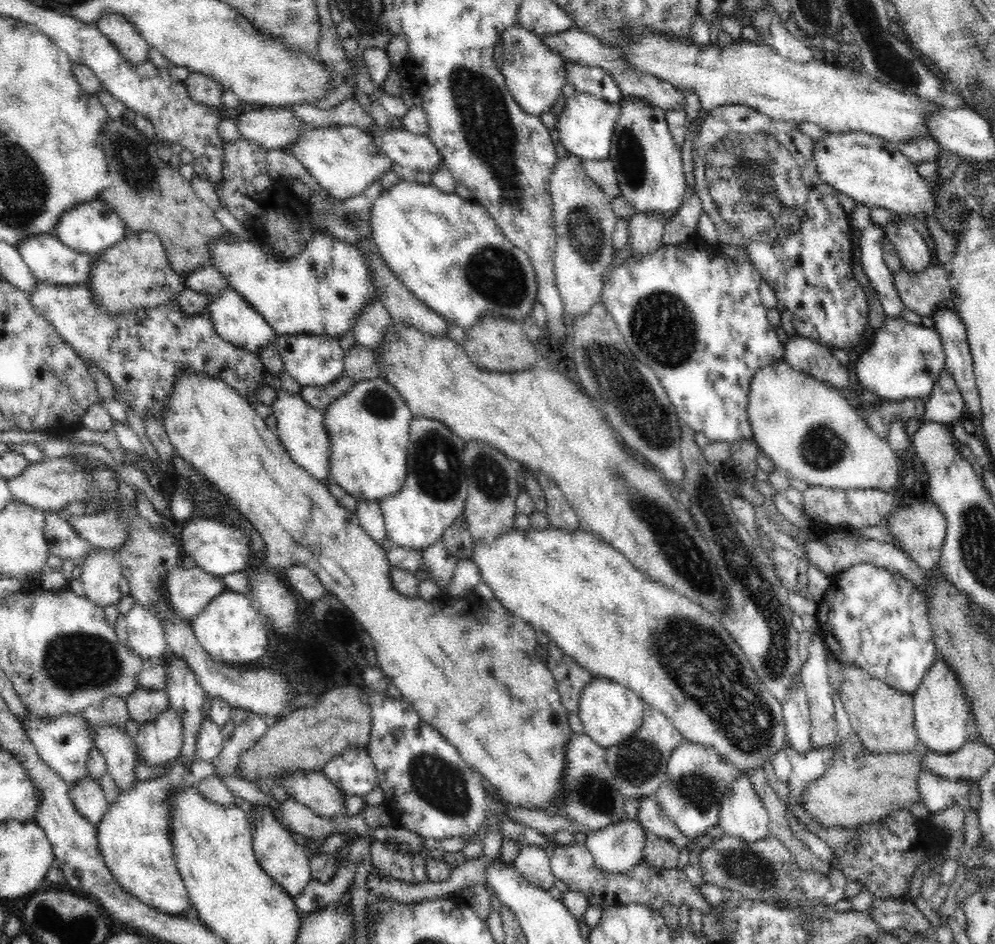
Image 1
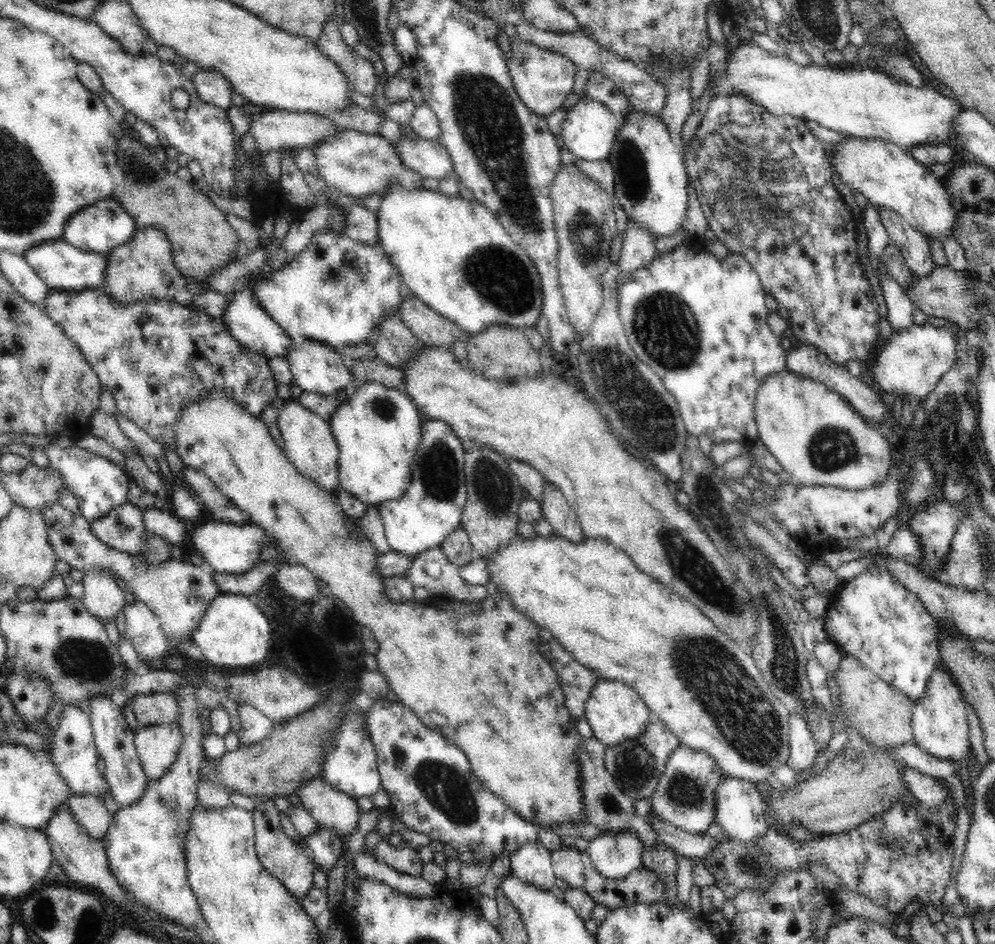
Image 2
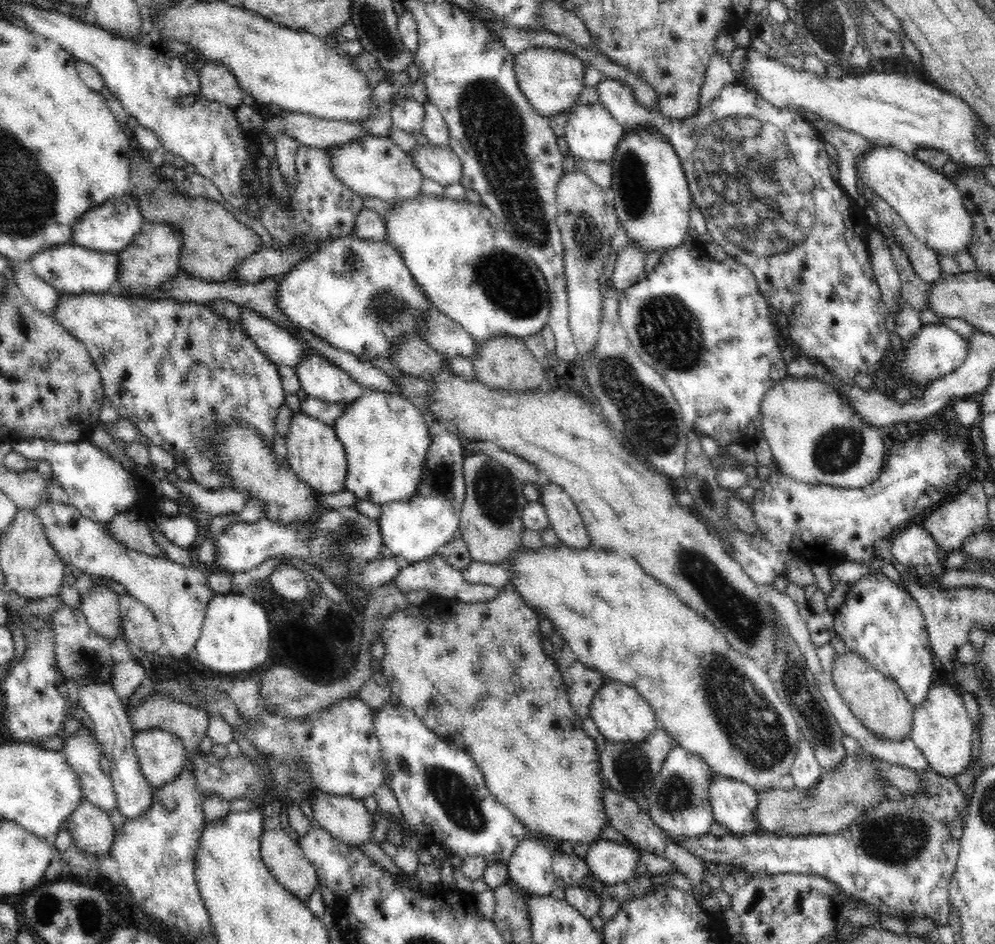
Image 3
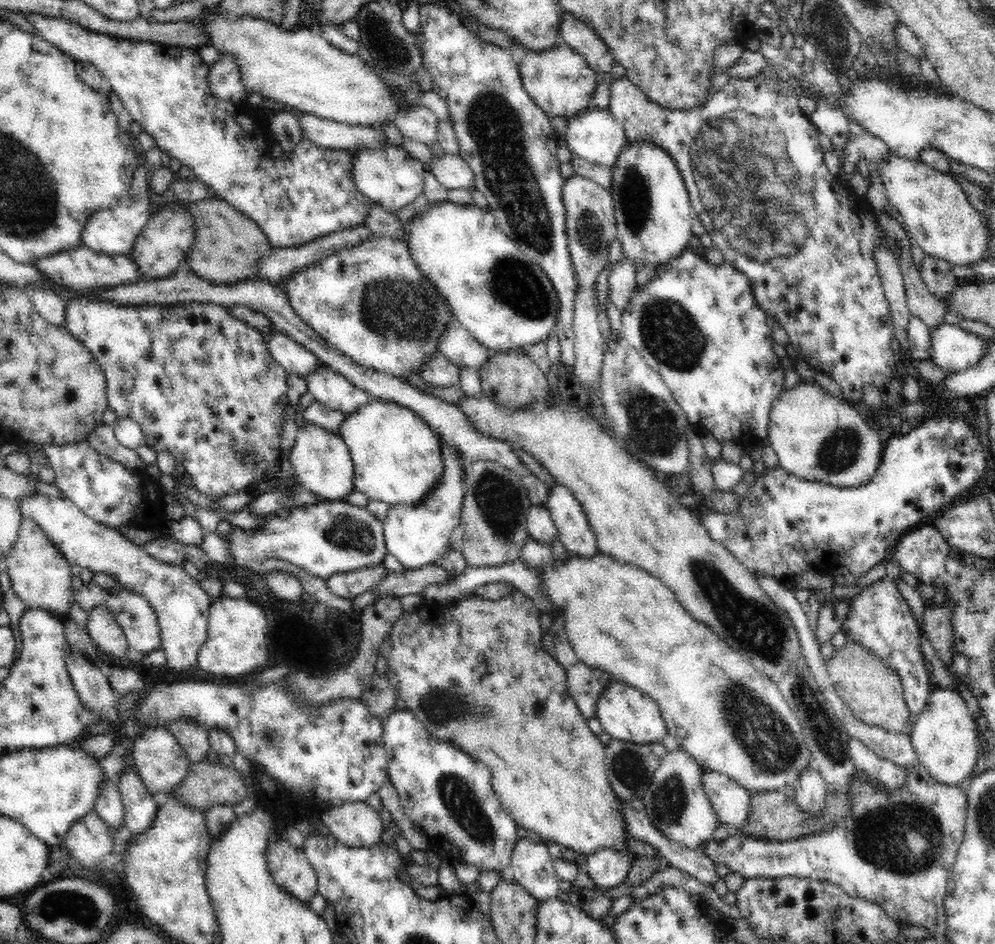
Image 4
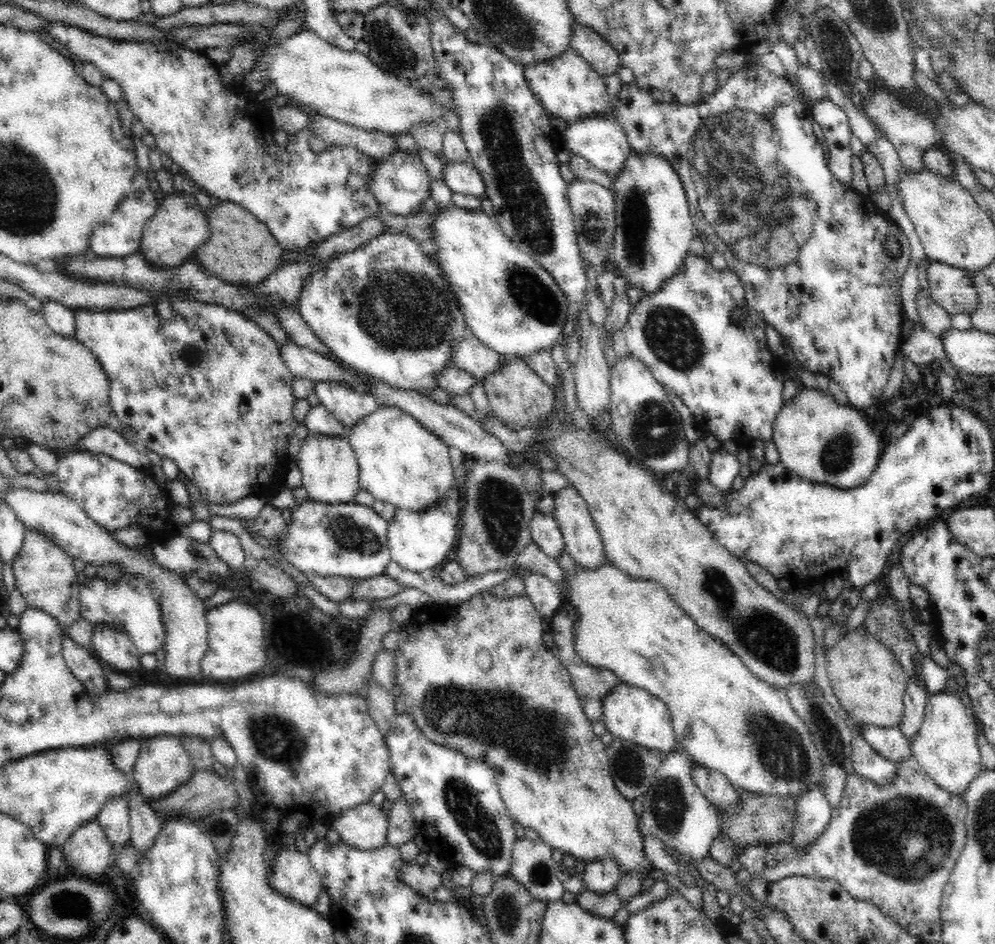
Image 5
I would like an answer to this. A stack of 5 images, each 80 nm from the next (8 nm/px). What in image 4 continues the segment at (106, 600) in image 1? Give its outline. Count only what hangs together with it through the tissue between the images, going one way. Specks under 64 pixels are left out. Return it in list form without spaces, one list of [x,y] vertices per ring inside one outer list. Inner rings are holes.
[[[94,607],[87,615],[86,627],[100,651],[112,658],[126,658],[129,644],[114,615],[110,614],[106,607]]]

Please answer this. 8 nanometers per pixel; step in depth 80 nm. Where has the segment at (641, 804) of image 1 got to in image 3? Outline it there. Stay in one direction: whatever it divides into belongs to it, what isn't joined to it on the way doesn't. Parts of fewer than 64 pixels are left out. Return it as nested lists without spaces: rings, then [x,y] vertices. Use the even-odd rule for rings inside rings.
[[[928,769],[917,772],[917,780],[924,780],[926,792],[918,796],[906,796],[904,800],[880,800],[873,807],[864,811],[840,834],[818,833],[808,836],[776,836],[769,833],[745,835],[745,833],[726,834],[716,837],[711,833],[698,838],[674,839],[694,856],[714,864],[730,866],[733,870],[742,870],[745,874],[754,875],[818,875],[830,882],[839,884],[843,892],[856,899],[866,900],[885,915],[902,918],[908,912],[916,916],[934,918],[936,924],[949,925],[949,908],[946,904],[950,878],[955,871],[959,856],[960,836],[963,835],[962,808],[964,794],[956,786],[953,778],[946,778]]]

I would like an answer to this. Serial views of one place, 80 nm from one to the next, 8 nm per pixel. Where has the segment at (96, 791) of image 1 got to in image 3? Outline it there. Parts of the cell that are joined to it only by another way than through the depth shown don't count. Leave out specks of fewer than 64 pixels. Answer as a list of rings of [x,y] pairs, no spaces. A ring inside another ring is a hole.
[[[88,799],[73,812],[66,824],[73,846],[87,858],[109,855],[115,837],[114,826],[108,813]]]

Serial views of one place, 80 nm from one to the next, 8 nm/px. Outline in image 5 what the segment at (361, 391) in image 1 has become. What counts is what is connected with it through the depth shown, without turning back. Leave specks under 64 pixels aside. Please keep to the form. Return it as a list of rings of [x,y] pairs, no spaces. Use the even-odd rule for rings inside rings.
[[[380,403],[378,410],[370,413],[356,428],[346,429],[345,436],[353,446],[360,467],[361,490],[370,493],[376,500],[403,510],[428,511],[440,507],[445,500],[450,500],[448,494],[452,494],[458,486],[454,468],[448,458],[448,445],[401,408]]]

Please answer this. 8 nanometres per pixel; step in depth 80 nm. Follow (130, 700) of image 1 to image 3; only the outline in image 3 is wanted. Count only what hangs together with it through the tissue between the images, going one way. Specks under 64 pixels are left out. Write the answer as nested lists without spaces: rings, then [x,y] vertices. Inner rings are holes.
[[[158,694],[145,697],[137,707],[129,718],[134,732],[160,728],[178,735],[186,751],[200,752],[199,744],[210,721],[198,708],[171,702],[168,695]]]

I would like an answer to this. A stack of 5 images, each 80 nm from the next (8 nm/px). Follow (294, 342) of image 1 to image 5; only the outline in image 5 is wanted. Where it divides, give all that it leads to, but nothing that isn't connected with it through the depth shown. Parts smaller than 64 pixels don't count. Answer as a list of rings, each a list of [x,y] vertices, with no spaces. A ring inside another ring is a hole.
[[[314,382],[314,394],[335,418],[350,430],[356,428],[370,413],[378,410],[380,401],[368,393],[358,392],[338,382]]]

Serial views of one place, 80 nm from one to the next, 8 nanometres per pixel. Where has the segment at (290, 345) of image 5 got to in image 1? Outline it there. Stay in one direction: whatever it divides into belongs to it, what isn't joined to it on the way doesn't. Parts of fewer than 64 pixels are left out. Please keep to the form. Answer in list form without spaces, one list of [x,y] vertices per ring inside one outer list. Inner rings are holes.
[[[232,287],[213,295],[212,300],[207,304],[204,314],[210,317],[214,327],[226,341],[237,345],[240,348],[256,353],[267,344],[275,346],[276,339],[280,334],[276,334],[270,325],[258,315],[253,306],[250,306],[245,298]]]

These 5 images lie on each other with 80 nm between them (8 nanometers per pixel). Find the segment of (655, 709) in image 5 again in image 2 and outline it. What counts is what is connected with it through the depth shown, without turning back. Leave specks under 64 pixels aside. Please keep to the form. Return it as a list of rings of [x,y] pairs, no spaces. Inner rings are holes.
[[[600,678],[585,702],[584,718],[591,726],[593,737],[608,747],[620,744],[626,738],[637,738],[645,731],[653,715],[630,685]]]

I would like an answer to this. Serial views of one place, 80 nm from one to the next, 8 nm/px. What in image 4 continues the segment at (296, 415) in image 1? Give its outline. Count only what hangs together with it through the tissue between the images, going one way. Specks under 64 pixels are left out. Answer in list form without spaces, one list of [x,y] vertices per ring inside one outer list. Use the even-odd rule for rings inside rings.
[[[308,423],[300,426],[289,460],[296,471],[298,483],[314,495],[322,497],[323,501],[344,502],[354,492],[354,462],[345,441],[337,434]]]

